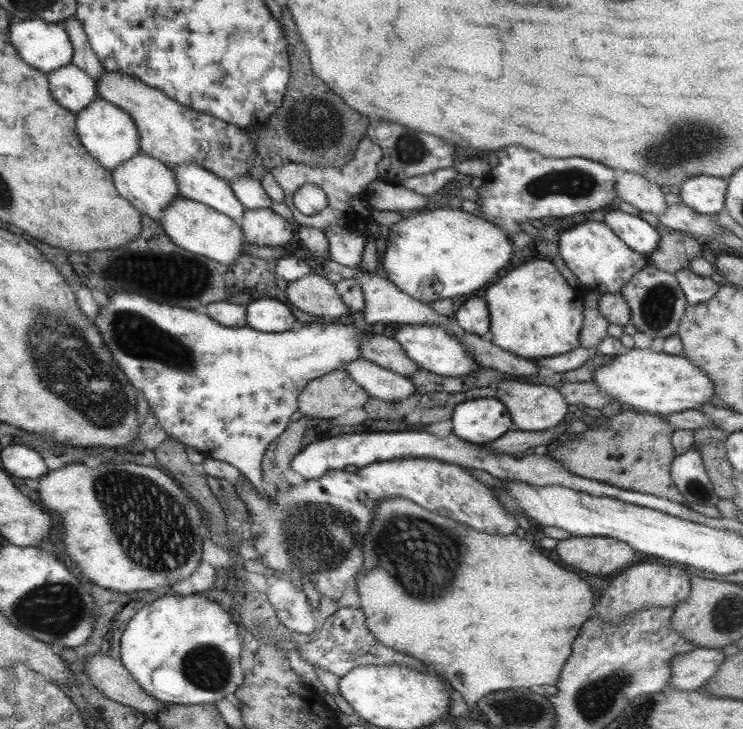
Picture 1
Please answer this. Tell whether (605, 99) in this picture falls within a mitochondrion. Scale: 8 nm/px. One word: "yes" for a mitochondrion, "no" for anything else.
no

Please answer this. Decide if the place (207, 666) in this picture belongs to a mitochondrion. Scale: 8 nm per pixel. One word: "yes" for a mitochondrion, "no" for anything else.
yes

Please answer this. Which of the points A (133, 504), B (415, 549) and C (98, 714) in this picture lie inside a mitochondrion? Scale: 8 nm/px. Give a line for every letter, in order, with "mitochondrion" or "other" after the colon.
A: mitochondrion
B: mitochondrion
C: other

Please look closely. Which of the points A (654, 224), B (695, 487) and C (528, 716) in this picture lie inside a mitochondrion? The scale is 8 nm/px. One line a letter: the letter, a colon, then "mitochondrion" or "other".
A: other
B: mitochondrion
C: mitochondrion

